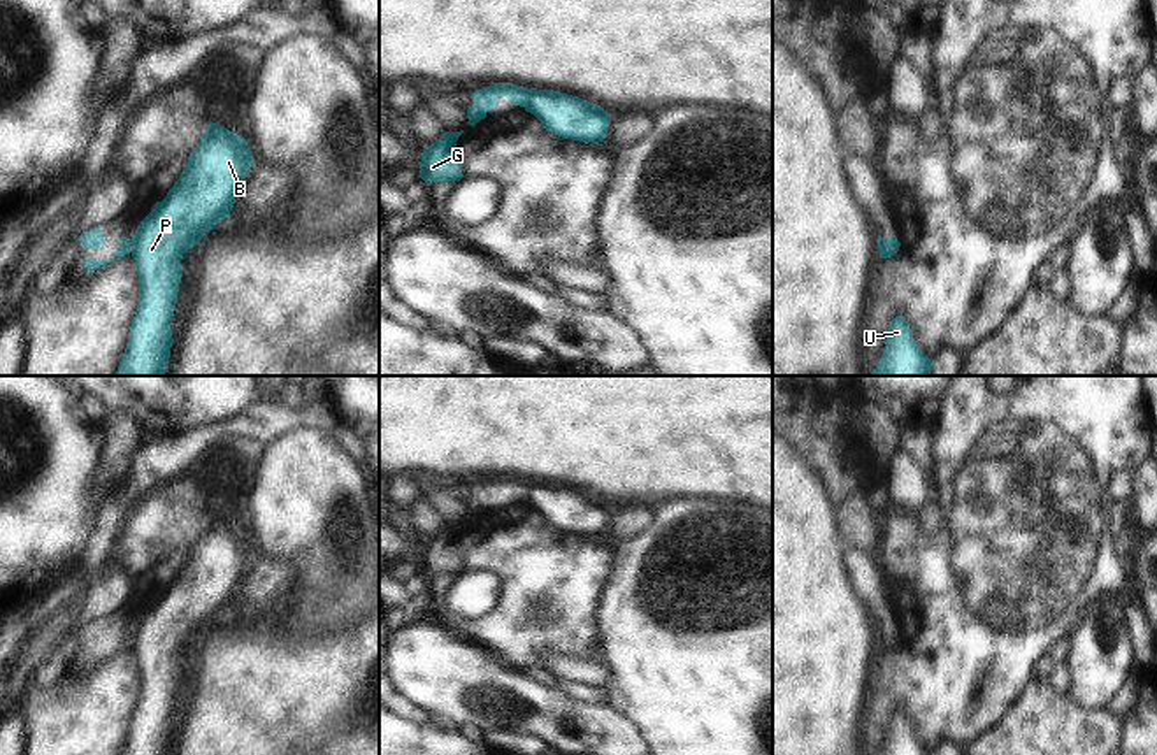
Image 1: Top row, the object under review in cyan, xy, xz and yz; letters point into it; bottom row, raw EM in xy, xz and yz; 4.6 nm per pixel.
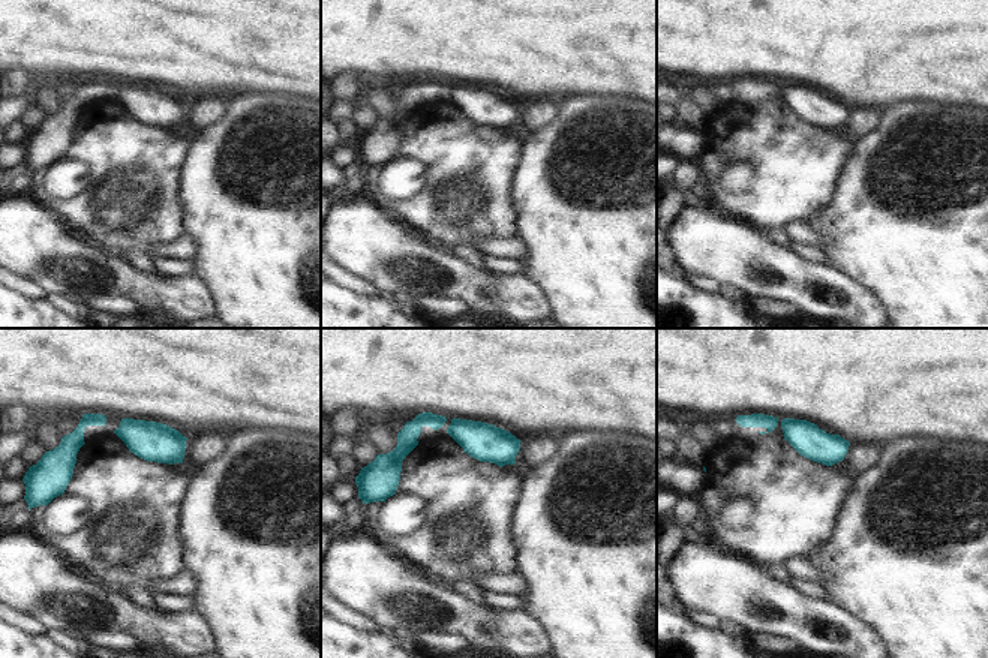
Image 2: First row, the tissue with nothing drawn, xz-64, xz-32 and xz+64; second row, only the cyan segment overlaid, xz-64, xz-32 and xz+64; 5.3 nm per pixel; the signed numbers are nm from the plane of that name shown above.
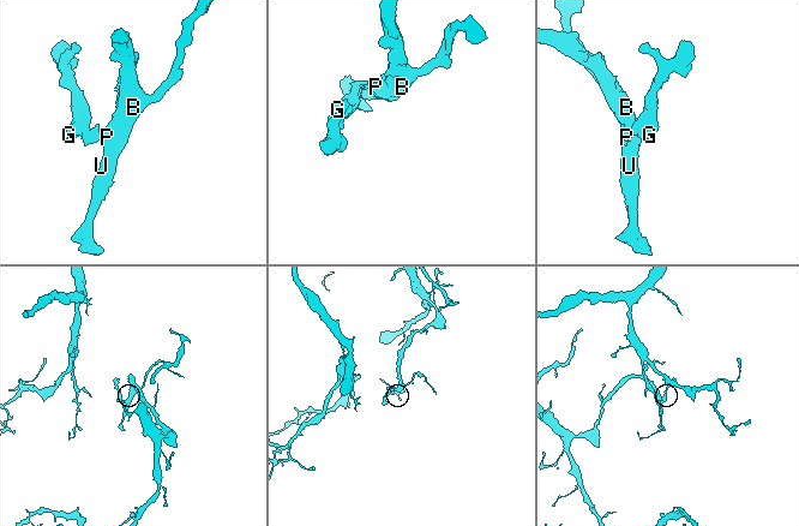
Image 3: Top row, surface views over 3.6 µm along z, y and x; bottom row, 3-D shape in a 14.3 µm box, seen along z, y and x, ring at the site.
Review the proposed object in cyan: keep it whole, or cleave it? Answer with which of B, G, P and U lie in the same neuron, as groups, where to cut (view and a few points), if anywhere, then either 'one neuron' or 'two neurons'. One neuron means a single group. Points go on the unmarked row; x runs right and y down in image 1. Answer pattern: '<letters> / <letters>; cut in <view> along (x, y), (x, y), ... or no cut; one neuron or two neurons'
B P U / G; cut in xz along (527, 483), (522, 499); two neurons

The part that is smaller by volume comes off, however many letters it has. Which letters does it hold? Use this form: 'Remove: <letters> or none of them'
Remove: G

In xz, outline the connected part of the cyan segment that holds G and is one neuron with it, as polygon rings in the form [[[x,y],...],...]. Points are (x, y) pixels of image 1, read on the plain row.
[[[444,525],[434,537],[425,539],[420,555],[420,571],[432,578],[435,574],[460,574],[462,557],[456,541],[460,525]]]

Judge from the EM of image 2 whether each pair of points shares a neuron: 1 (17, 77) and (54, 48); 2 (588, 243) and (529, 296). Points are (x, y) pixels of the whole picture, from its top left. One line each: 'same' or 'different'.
1: different
2: different

